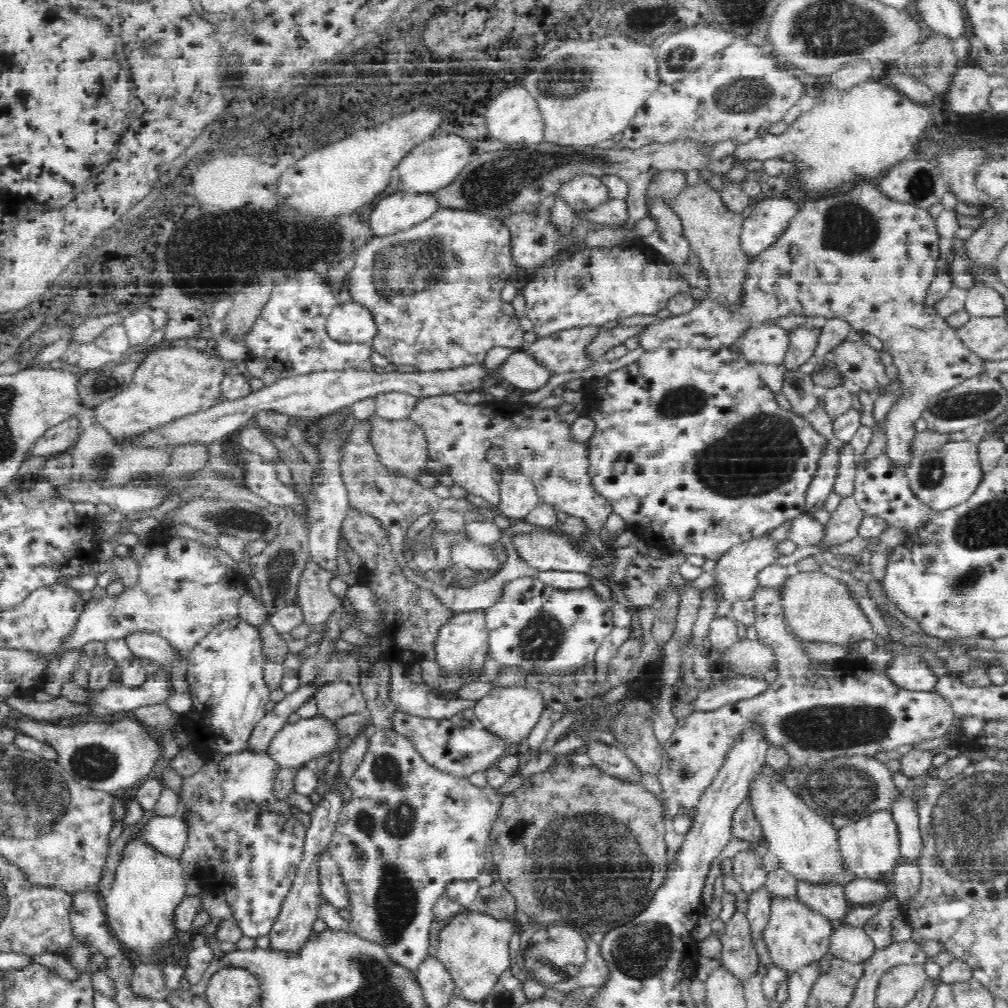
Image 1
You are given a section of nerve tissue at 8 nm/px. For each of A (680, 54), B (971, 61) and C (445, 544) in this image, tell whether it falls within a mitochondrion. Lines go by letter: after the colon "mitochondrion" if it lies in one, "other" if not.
A: mitochondrion
B: other
C: mitochondrion

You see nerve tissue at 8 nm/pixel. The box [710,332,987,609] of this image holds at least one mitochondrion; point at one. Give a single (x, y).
(931, 472)

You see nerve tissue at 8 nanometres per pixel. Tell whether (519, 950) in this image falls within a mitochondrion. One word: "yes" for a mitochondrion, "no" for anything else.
yes

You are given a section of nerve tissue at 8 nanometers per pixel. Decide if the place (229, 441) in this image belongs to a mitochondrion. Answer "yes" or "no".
no

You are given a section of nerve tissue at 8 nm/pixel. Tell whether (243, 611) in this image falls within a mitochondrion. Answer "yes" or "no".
no

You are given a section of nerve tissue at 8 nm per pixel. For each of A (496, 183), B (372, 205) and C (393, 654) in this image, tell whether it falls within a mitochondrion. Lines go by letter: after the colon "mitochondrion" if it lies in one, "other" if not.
A: mitochondrion
B: other
C: other

